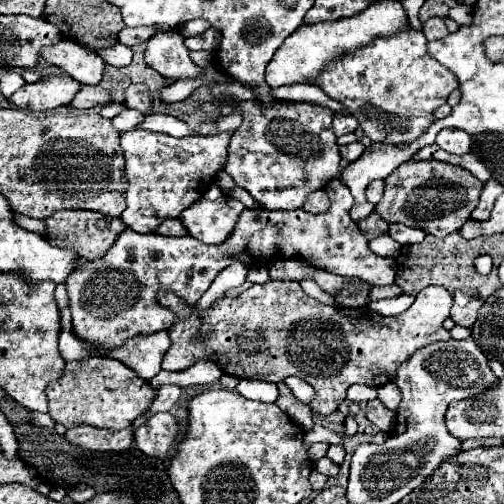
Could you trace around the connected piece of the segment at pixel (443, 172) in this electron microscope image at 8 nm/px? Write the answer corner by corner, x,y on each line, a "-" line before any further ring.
407,161
401,163
387,179
385,193
375,205
375,211
387,223
403,223
409,227
419,227
435,237
447,237
449,233
463,227
477,207
483,181
471,175
463,167
455,167
441,161

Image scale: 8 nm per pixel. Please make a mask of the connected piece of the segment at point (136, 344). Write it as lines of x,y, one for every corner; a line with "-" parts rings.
159,331
153,335
129,339
125,345
109,351
109,357
125,363
141,379
153,379
161,371
161,359
169,349
169,345
171,345
169,333

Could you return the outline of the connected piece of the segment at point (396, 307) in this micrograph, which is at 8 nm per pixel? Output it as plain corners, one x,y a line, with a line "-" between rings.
403,293
395,298
371,301
368,303
368,308
383,316
393,316
407,310
413,301
415,301
413,295

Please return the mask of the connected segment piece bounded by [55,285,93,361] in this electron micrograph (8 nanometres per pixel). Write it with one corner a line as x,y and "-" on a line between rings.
65,285
55,287
55,301
61,311
61,333
59,333
59,351
65,361
79,361
79,359
89,359
93,355
93,347
79,341
73,331
71,331
71,313
67,305
67,293

